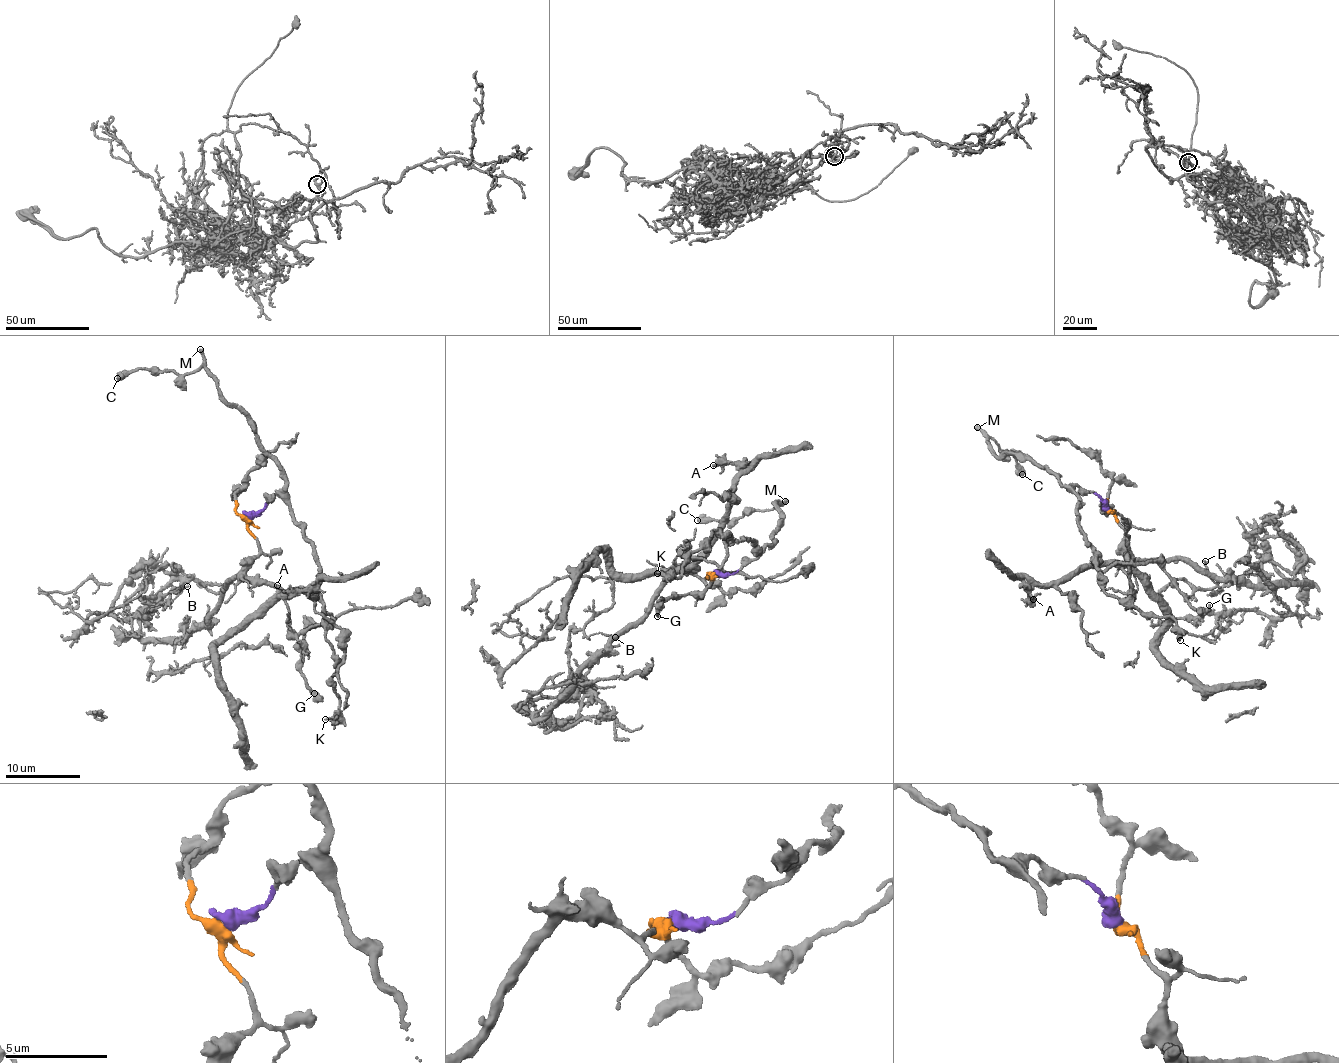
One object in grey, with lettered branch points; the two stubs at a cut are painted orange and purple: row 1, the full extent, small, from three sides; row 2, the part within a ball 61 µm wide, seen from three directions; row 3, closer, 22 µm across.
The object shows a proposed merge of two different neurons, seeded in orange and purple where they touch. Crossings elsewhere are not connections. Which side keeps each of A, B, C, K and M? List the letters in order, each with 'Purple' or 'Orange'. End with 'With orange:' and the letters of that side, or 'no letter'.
A: Orange
B: Orange
C: Purple
K: Purple
M: Purple
With orange: A, B

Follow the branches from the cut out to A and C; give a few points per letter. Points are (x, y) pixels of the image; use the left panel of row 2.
A: (247, 516), (259, 550), (245, 574), (279, 593), (313, 596), (310, 588), (287, 593), (278, 585)
C: (249, 516), (285, 483), (218, 381), (202, 366), (116, 378)

